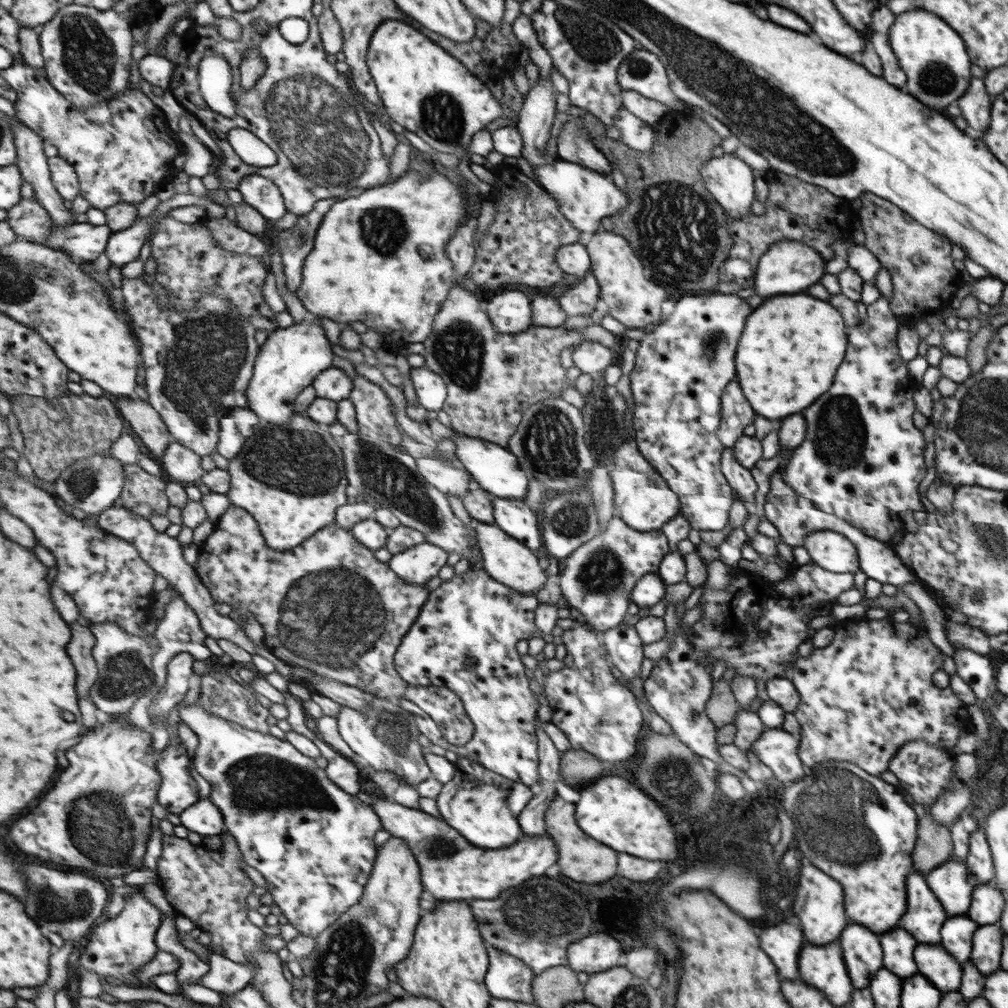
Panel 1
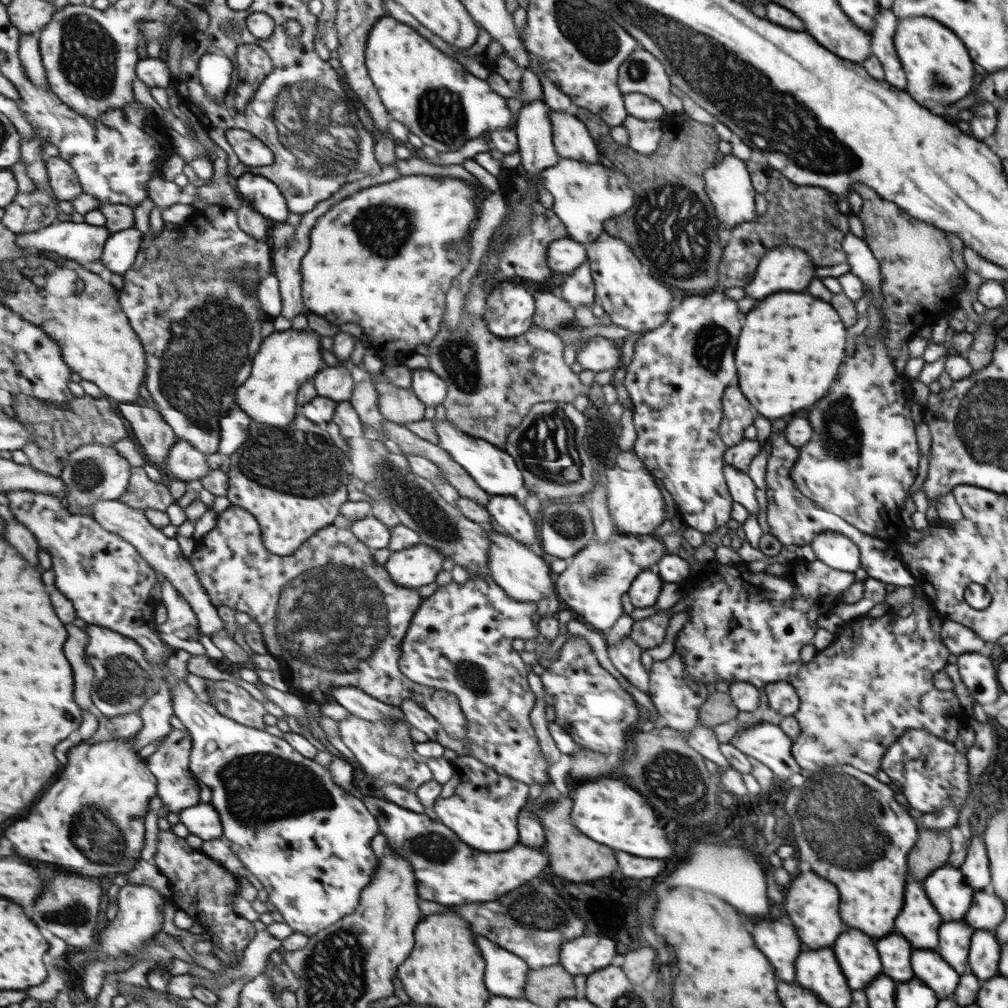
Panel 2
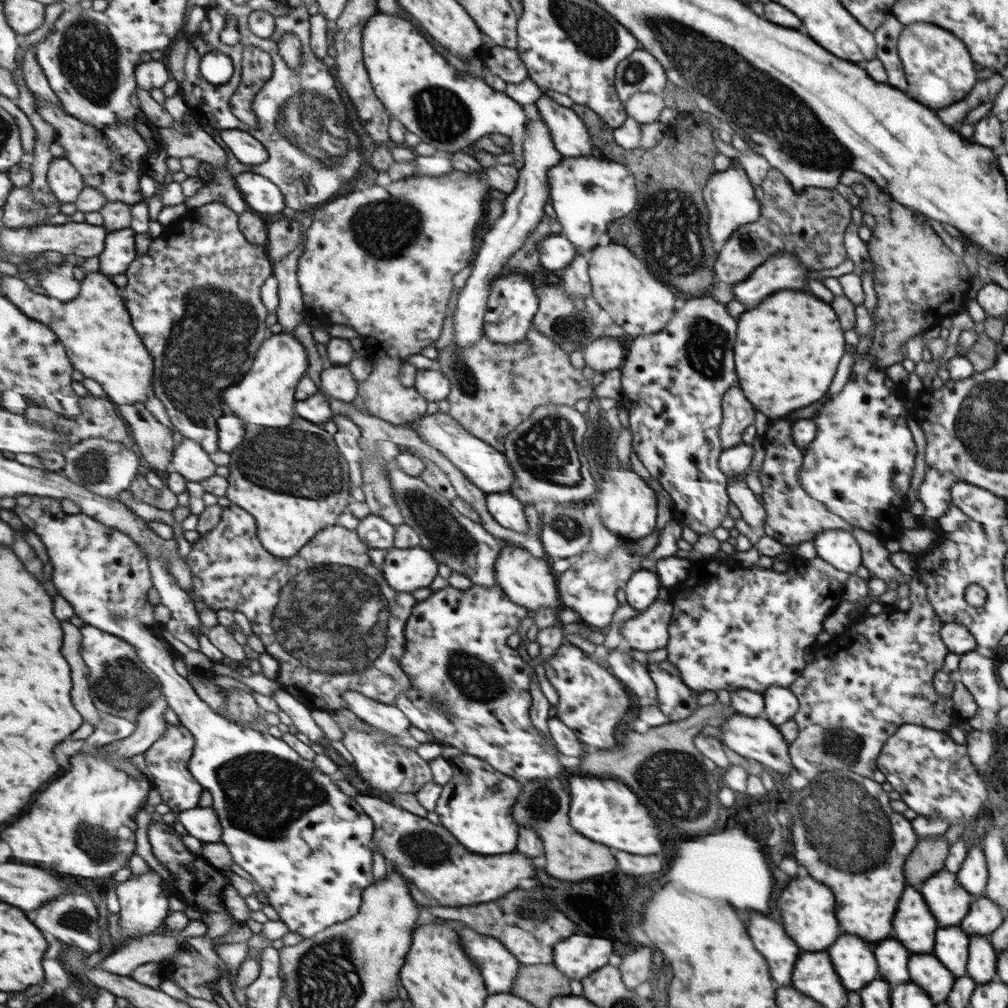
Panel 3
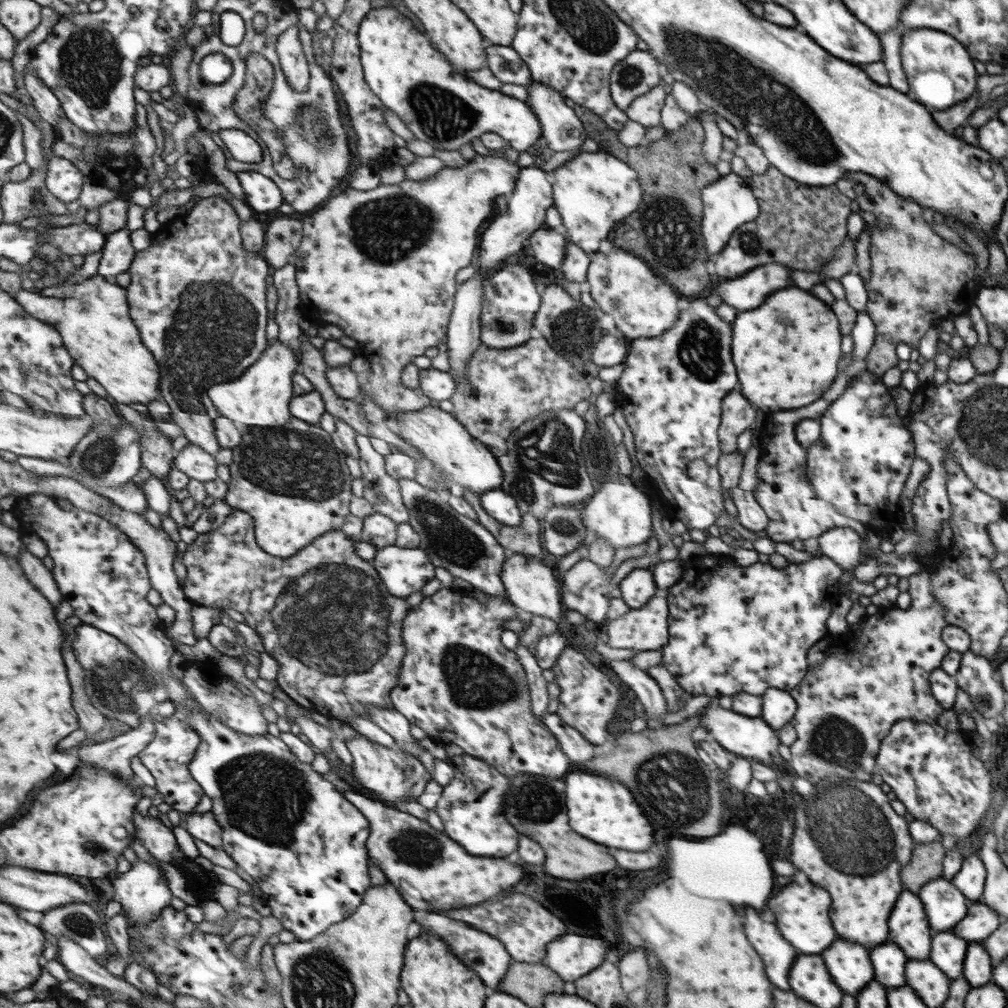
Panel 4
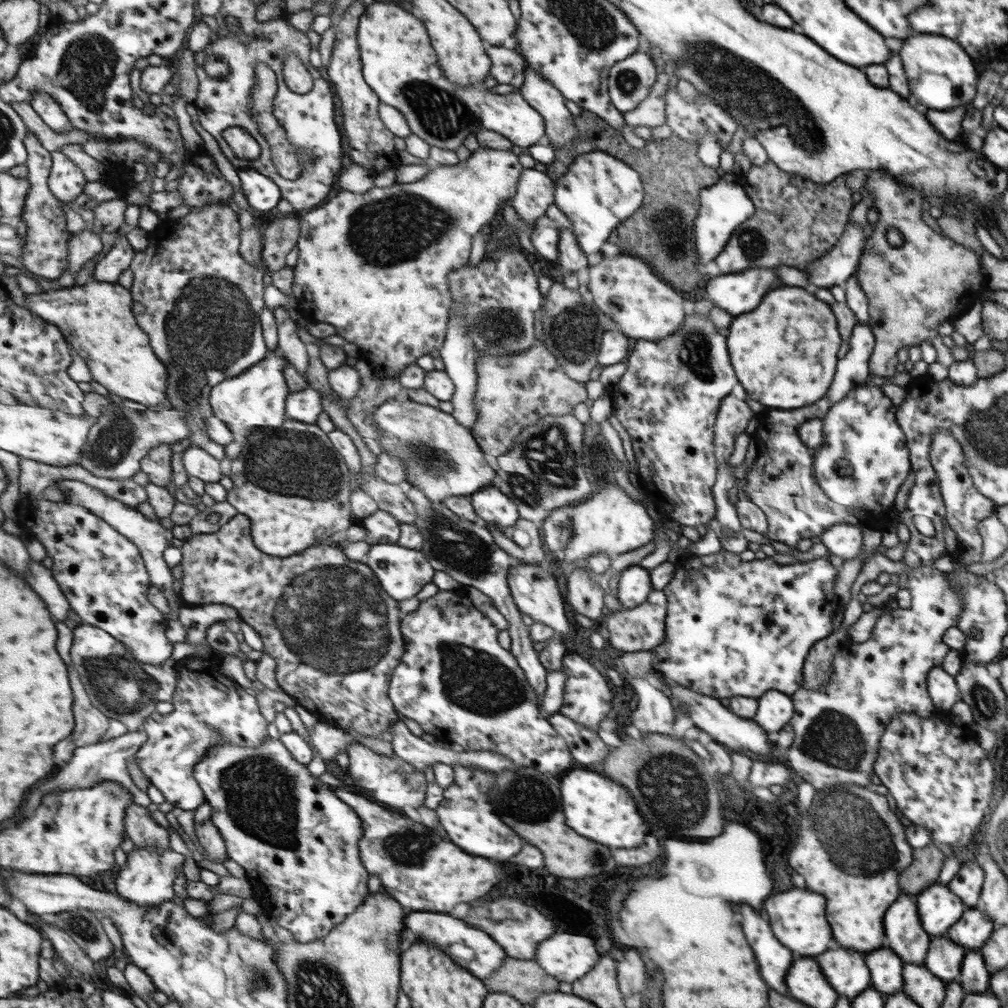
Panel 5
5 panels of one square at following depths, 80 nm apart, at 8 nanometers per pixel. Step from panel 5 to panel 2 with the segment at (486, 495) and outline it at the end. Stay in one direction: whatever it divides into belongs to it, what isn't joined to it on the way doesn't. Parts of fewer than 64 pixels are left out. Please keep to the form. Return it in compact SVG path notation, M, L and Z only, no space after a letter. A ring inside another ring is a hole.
M492 495L486 507L492 514L492 518L518 541L529 544L535 538L539 538L537 526L533 522L533 518L529 516L527 508L513 495Z

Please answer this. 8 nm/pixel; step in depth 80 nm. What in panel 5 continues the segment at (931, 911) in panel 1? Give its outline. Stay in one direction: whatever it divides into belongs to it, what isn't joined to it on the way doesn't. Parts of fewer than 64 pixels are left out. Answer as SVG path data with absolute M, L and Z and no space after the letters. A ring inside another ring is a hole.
M901 892L901 900L885 910L883 920L883 946L896 952L907 964L923 964L931 938L921 926L914 897Z

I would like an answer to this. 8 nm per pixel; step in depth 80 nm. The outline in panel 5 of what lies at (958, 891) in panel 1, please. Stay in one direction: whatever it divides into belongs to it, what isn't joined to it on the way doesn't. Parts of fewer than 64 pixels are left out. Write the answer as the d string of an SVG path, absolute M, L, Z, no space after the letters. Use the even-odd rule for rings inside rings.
M939 882L925 887L916 897L930 938L943 936L964 914L962 900L947 885Z

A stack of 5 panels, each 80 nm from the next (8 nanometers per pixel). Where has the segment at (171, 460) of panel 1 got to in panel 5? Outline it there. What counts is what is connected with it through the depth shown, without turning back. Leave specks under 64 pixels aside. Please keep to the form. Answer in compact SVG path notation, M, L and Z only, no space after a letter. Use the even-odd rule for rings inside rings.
M189 446L183 454L183 465L190 476L197 476L206 483L219 482L223 478L221 462L206 452L204 448Z

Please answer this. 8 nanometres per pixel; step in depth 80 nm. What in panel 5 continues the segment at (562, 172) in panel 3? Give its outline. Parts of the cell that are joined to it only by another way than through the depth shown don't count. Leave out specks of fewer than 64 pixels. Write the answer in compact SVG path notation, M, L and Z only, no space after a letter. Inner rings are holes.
M591 150L577 155L557 180L554 181L553 203L571 222L579 248L587 254L599 251L611 230L625 220L641 204L644 188L639 176L624 162L604 152Z

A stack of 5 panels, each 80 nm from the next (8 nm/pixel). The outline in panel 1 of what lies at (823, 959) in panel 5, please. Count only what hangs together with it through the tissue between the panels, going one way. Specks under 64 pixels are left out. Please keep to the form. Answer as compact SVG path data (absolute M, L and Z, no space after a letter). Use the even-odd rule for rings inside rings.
M849 924L849 928L845 928L845 936L841 936L839 940L841 948L845 948L845 960L849 962L847 966L849 977L851 978L854 989L865 988L874 978L881 966L881 945L880 940L868 928L863 928L859 924Z

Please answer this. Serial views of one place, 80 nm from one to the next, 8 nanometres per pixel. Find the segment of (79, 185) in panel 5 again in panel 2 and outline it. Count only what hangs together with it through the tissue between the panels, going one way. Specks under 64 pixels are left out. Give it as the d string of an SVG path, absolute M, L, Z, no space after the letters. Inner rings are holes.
M60 156L51 157L47 159L46 165L48 166L51 186L58 200L72 202L84 192L76 169L72 167L72 164L69 164L68 160Z

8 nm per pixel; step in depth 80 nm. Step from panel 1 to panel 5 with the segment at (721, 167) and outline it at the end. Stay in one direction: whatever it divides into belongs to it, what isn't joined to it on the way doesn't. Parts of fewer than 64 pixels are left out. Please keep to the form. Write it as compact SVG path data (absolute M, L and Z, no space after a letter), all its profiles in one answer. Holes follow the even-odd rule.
M724 172L716 183L702 188L699 193L700 208L698 208L698 215L694 219L694 238L695 234L697 234L697 244L695 244L694 240L694 247L697 246L697 252L699 252L698 257L700 258L700 263L703 264L703 262L715 259L716 256L724 250L728 240L731 238L732 232L754 214L755 204L753 204L753 201L750 198L747 198L745 188L737 182L736 174L734 172Z

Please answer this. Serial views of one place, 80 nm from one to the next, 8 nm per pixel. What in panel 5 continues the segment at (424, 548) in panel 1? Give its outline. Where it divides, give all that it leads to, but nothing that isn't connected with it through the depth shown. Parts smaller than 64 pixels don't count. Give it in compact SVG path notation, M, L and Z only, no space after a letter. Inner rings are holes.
M375 544L371 545L367 553L366 562L379 578L384 589L392 596L394 600L409 600L411 596L419 594L425 584L433 582L435 578L435 569L428 556L422 549L405 548L399 544Z

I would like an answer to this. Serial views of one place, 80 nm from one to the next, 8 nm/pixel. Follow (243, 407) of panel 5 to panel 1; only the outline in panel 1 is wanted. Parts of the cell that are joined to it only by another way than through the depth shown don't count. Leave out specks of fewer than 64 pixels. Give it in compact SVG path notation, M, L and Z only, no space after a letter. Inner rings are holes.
M316 317L303 320L301 324L295 322L289 328L278 329L269 334L260 349L251 385L245 393L250 400L247 408L253 409L261 420L273 424L287 425L296 422L293 416L297 412L297 398L305 388L315 383L318 375L333 367L333 362L335 354L331 342L321 321Z

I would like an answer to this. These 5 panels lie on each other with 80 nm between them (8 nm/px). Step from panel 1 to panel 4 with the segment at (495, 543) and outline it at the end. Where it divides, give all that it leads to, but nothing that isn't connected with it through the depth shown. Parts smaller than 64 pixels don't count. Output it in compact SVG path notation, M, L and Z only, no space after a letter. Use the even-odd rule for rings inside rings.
M509 552L504 564L504 583L509 600L515 607L533 615L539 615L553 622L561 622L561 602L557 594L557 582L551 576L551 570L541 562L541 558Z

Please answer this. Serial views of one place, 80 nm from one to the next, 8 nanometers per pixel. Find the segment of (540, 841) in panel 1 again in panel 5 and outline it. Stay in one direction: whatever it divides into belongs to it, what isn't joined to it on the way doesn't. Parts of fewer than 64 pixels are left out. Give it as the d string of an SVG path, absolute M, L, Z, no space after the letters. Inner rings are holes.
M334 788L334 791L357 812L363 822L365 835L360 840L361 862L367 872L381 878L387 892L397 896L397 900L401 900L409 912L451 912L461 902L473 902L481 896L487 896L493 886L509 878L501 864L493 864L487 858L467 854L457 844L453 844L451 839L440 838L439 834L425 824L419 824L399 814L399 811L387 810L381 804L347 790Z

